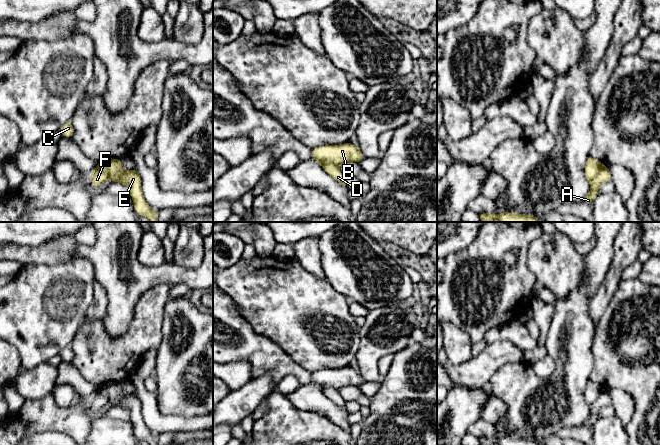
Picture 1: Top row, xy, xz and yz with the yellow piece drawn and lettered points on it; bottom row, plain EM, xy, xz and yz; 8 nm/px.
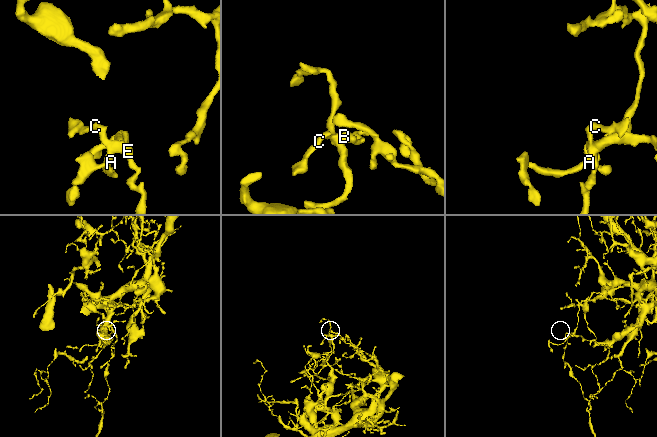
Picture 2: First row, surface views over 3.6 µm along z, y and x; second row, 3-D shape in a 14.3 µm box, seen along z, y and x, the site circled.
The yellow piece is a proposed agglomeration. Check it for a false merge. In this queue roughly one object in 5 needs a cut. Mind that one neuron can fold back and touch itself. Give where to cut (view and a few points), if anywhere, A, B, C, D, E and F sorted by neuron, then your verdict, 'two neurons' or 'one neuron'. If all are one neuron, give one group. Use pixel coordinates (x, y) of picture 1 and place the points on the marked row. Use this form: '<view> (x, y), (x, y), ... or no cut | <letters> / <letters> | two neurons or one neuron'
xz (319, 161), (330, 161), (337, 166) | A D F / B C E | two neurons

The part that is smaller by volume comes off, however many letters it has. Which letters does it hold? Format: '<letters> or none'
B, C, E

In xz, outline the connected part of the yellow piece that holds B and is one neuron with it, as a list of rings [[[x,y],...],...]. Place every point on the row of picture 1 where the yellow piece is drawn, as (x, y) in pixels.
[[[350,142],[315,147],[312,149],[312,157],[319,162],[328,161],[337,166],[348,161],[359,163],[365,158],[360,149]]]

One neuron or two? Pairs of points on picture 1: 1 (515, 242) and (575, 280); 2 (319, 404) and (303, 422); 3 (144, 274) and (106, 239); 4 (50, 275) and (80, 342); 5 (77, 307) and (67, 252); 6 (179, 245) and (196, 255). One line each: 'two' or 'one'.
1: two
2: two
3: one
4: two
5: two
6: one

